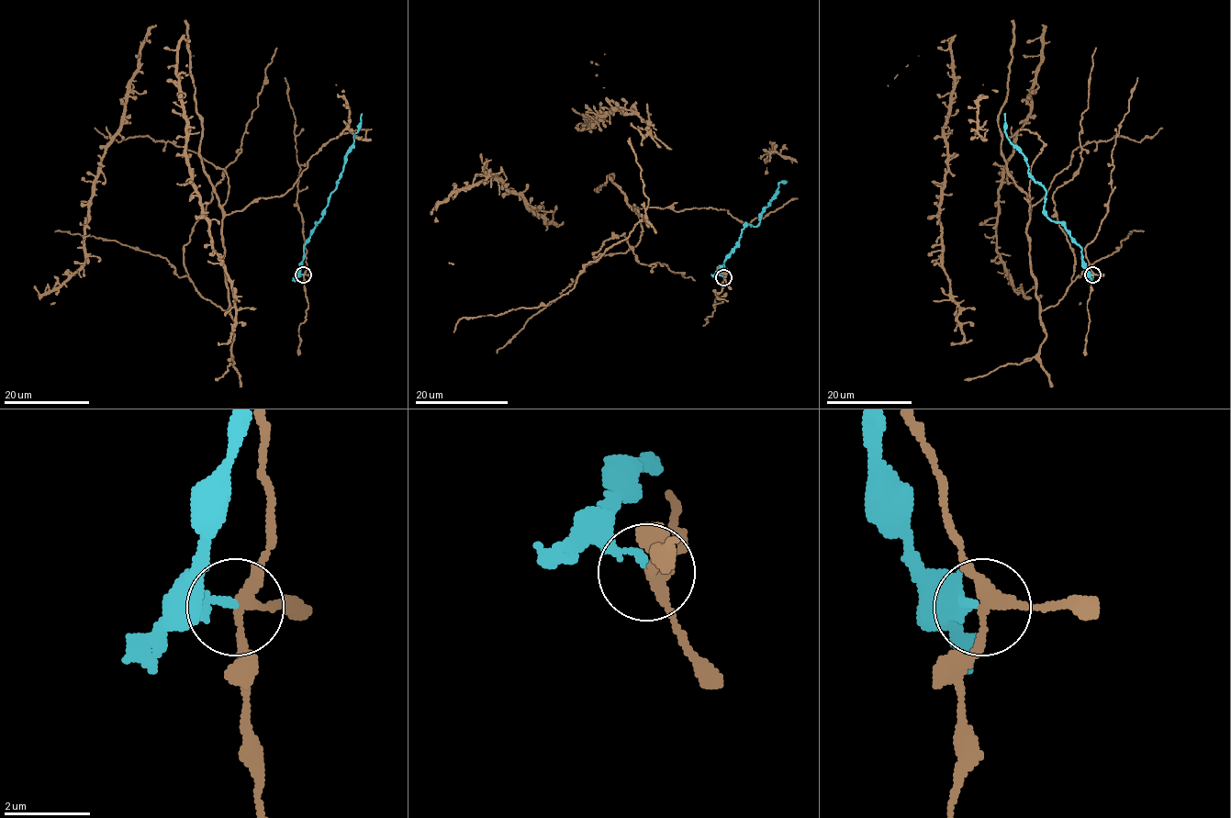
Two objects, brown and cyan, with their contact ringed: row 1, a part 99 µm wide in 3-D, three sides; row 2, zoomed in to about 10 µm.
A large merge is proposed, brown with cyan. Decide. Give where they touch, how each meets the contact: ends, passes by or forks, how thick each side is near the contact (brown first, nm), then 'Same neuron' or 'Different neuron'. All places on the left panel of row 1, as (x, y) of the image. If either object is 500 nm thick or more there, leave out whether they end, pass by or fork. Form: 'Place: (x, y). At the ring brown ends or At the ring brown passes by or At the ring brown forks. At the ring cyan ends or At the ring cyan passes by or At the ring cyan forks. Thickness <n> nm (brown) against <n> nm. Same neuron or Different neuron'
Place: (303, 274). At the ring brown forks. At the ring cyan ends. Thickness 240 nm (brown) against 180 nm. Different neuron

